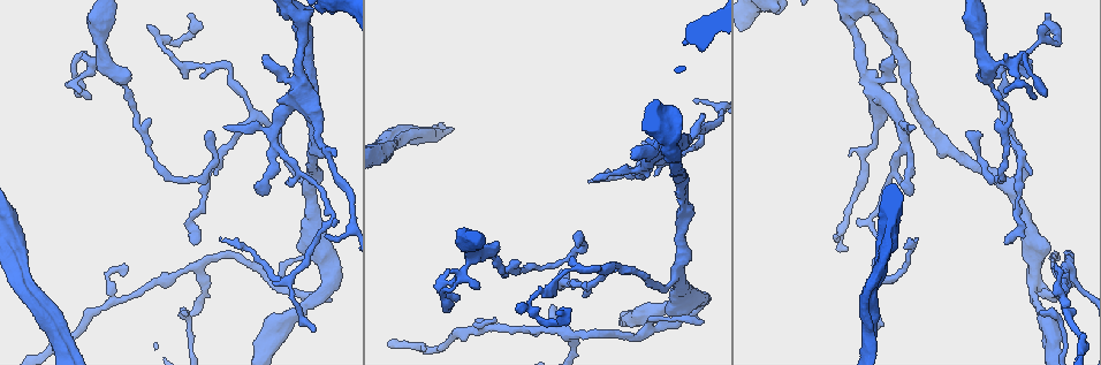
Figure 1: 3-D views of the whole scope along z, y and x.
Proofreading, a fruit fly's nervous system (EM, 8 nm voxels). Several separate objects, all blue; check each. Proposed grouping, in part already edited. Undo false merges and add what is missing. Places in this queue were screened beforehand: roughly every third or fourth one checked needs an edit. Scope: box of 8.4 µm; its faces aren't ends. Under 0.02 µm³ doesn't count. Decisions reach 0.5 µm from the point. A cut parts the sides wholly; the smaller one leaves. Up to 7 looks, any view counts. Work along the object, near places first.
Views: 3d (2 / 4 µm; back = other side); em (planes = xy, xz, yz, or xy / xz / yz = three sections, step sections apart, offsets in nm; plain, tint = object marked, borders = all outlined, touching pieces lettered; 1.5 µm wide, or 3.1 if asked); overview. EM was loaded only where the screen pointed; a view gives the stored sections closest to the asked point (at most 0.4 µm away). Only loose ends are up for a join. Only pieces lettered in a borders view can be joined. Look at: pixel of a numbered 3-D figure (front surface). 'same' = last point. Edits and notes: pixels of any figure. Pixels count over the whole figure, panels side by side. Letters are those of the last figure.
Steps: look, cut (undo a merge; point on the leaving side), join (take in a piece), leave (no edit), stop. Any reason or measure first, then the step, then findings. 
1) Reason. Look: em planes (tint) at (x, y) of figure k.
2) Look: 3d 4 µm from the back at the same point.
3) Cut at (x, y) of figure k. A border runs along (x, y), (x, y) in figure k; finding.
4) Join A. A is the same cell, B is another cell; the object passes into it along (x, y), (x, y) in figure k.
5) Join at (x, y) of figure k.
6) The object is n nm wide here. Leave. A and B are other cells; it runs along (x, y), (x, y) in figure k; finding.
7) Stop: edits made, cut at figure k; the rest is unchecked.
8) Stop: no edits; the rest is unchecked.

Thin end. Look: em yz step 8 (tint) at (74, 73) of figure 1.

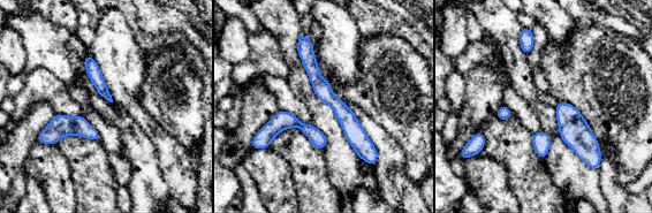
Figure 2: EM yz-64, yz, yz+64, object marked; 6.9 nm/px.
Look: em planes (borders) at the same point.

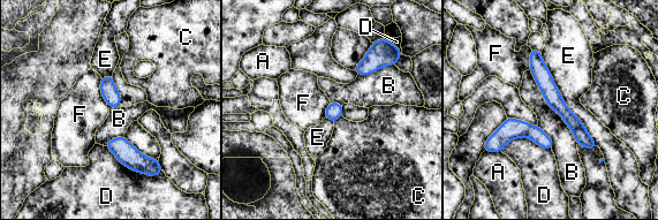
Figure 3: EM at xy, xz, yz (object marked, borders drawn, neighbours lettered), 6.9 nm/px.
Leave. A, B, C, D, E and F are other cells; it runs along (534, 52), (553, 99), (592, 146) in figure 3; no lettered piece goes on from it.

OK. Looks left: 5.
Look: em planes (plain) at (530, 306) of figure 1.

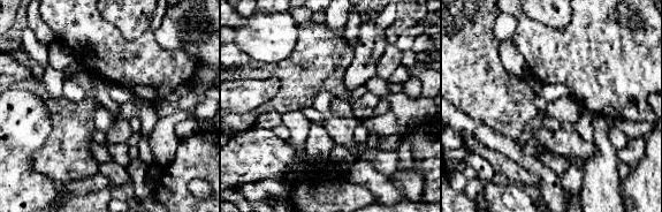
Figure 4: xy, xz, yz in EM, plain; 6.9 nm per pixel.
Look: em planes (tint) at the same point.

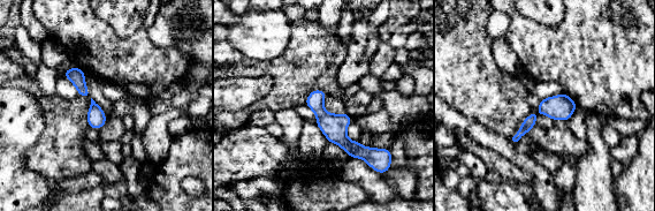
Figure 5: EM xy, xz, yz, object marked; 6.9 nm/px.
Look: em planes (borders) at the same point.

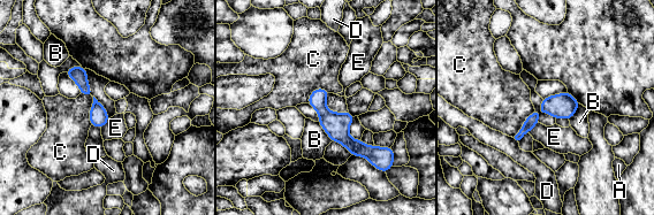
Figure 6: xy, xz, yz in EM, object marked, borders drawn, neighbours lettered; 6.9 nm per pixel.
Leave. A, B, C, D and E are other cells; it runs along (313, 96), (354, 146), (378, 150) in figure 6; continuous, no second cell.

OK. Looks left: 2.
Free end. Look: 3d 2 µm at (1007, 242) of figure 1.

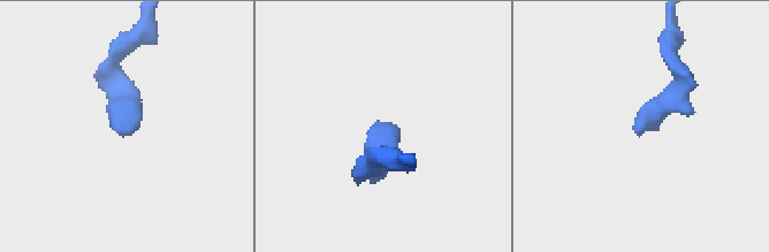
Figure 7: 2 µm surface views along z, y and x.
Shape alone is not enough. Look: em planes (borders) at (122, 135) of figure 7.

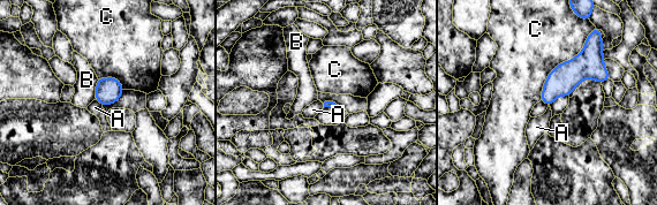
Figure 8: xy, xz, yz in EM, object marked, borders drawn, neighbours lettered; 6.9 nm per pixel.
Leave. A, B and C are other cells; a border runs along (319, 101), (322, 108) in figure 8; no lettered piece goes on from it.

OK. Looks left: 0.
Stop: no edits; the rest is unchecked.

